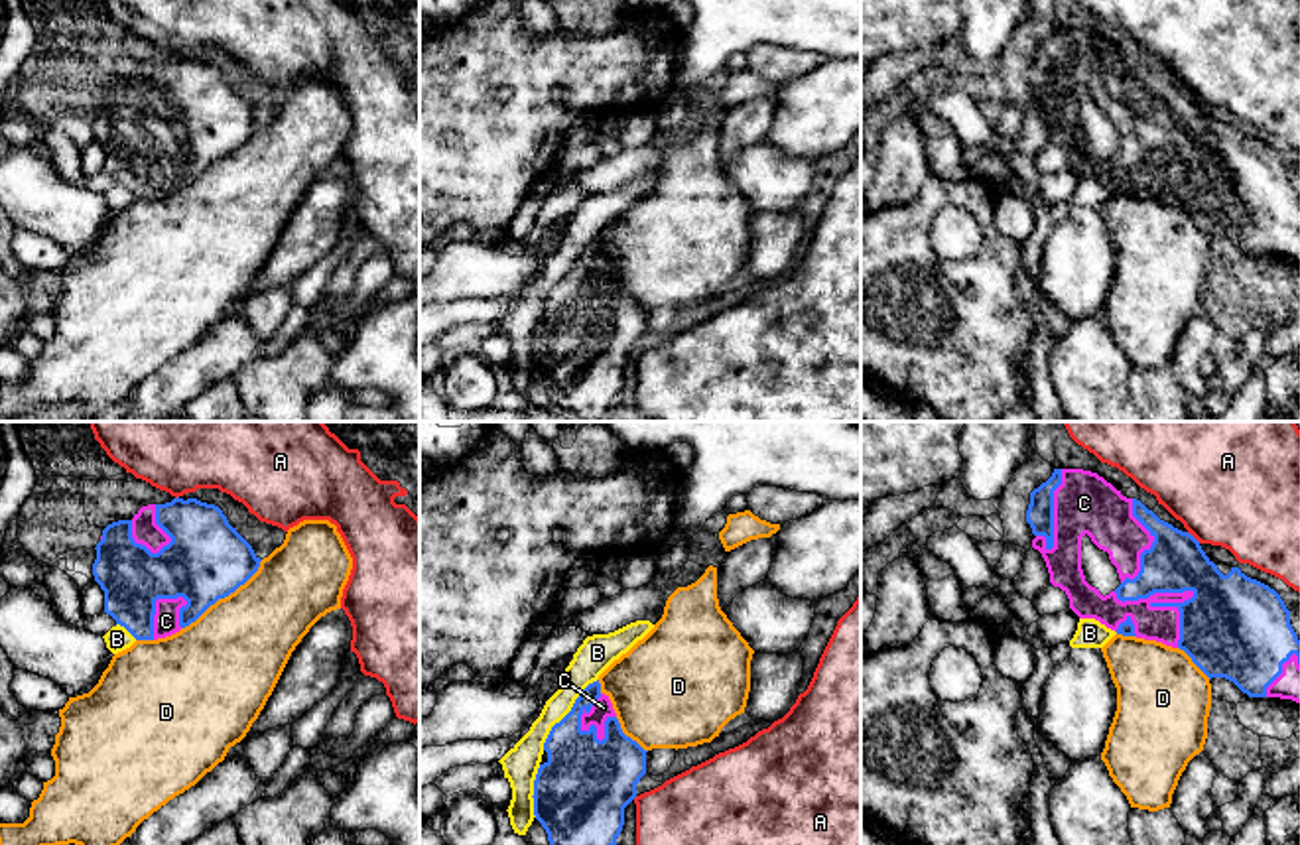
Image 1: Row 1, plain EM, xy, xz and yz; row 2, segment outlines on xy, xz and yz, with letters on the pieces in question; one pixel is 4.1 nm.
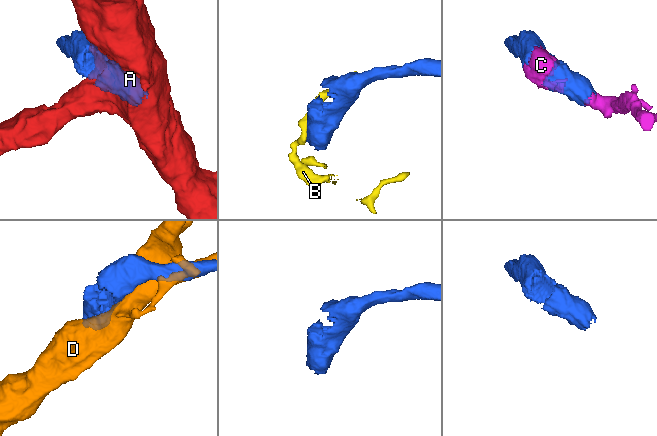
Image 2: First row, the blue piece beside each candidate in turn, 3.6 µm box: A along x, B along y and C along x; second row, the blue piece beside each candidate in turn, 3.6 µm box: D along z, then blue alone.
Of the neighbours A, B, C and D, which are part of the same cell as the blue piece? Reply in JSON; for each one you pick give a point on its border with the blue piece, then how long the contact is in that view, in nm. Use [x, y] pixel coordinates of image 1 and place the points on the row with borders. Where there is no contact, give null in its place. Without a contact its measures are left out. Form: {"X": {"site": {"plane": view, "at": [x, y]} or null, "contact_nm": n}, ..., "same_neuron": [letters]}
{"C": {"site": {"plane": "yz", "at": [1182, 591]}, "contact_nm": 360}, "same_neuron": ["C"]}

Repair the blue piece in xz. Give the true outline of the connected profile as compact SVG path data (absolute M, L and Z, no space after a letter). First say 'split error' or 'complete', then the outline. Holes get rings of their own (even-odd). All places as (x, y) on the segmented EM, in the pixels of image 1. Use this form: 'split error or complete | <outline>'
split error | M599 680L589 683L575 699L571 711L552 727L544 750L548 760L538 768L532 798L534 815L546 829L550 845L617 845L624 825L624 808L636 798L636 784L646 774L648 750L622 733Z

